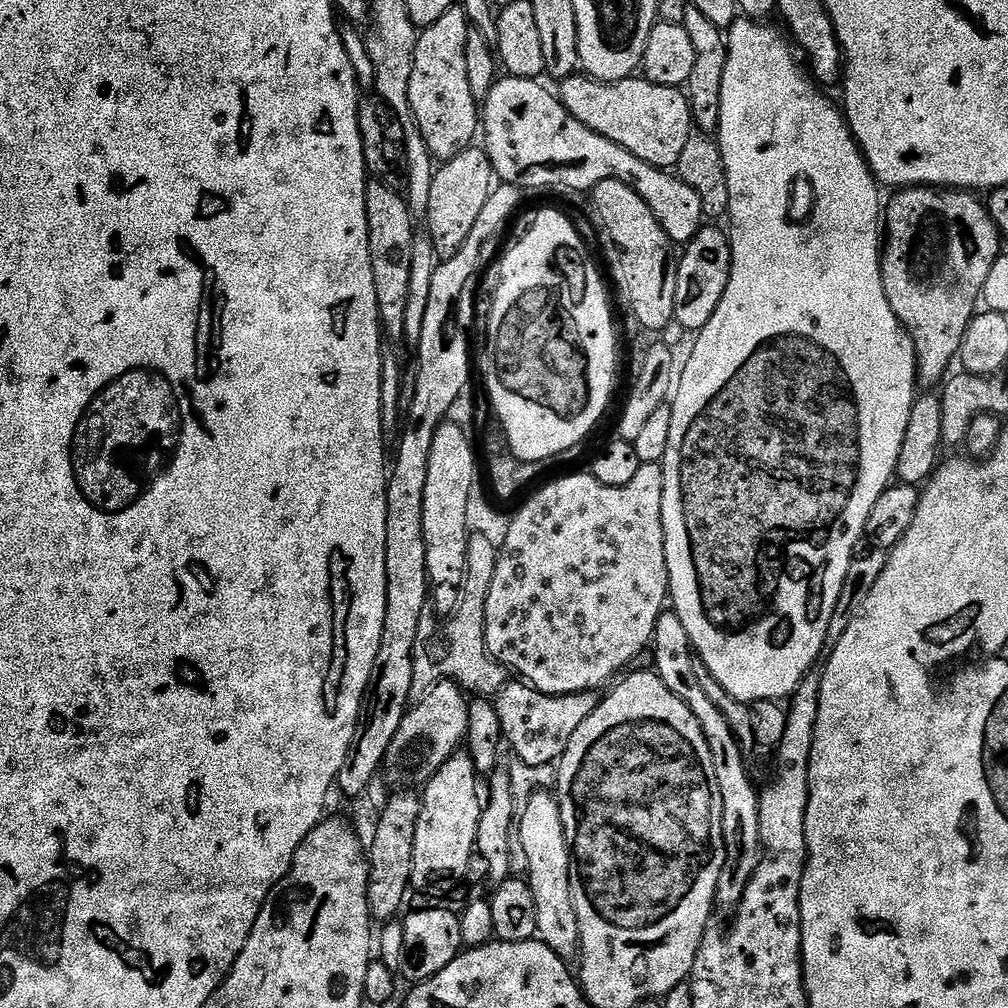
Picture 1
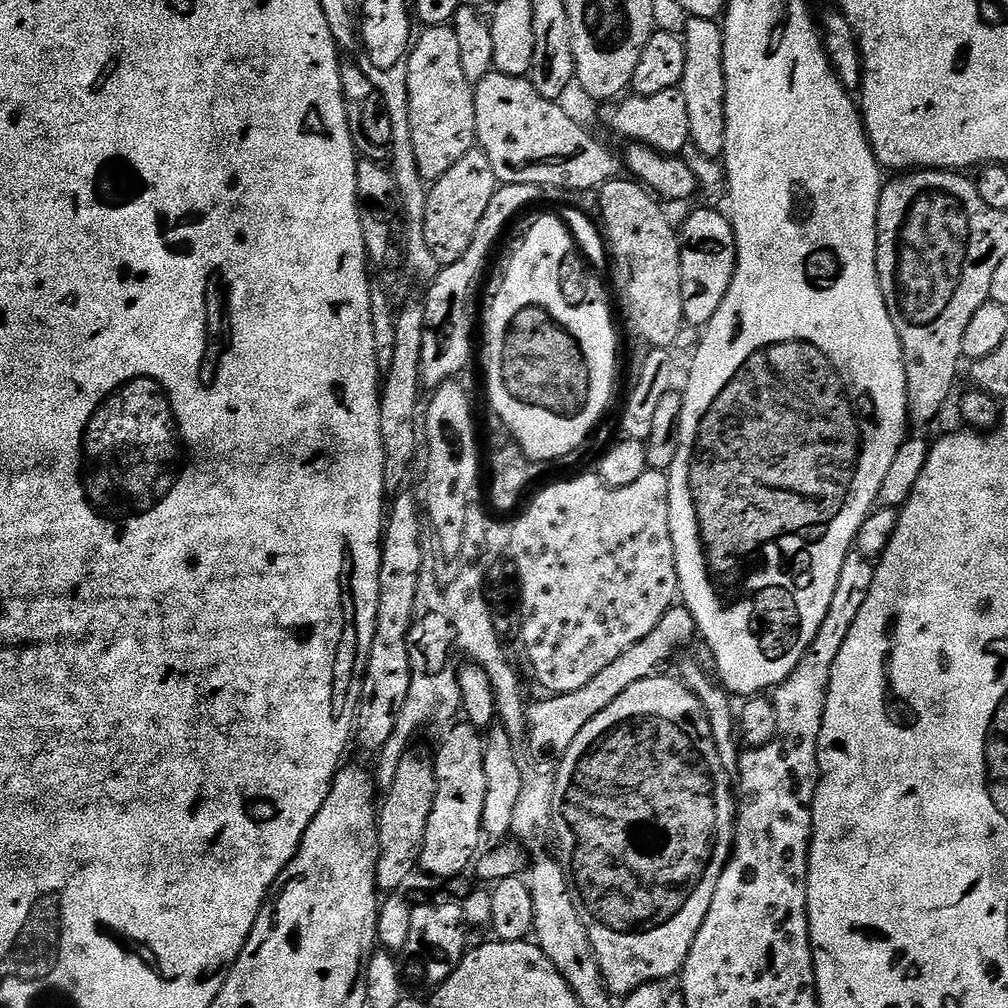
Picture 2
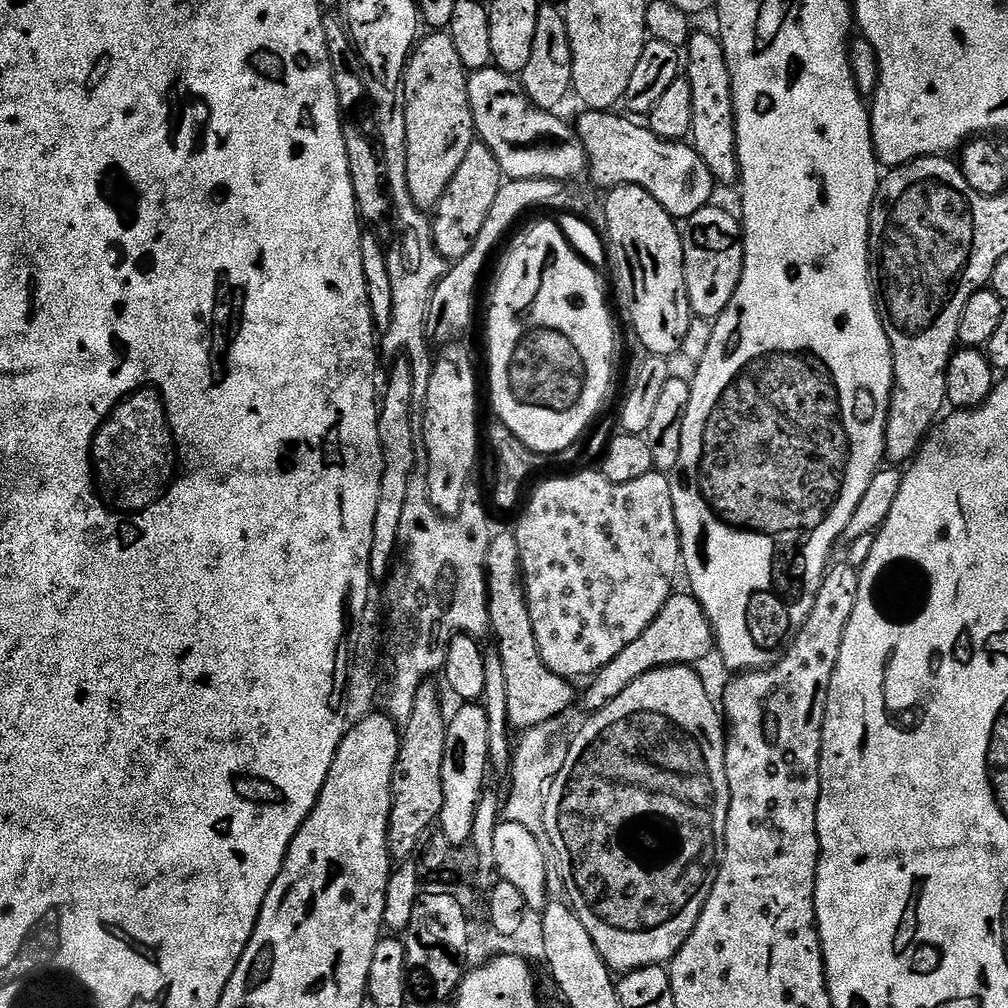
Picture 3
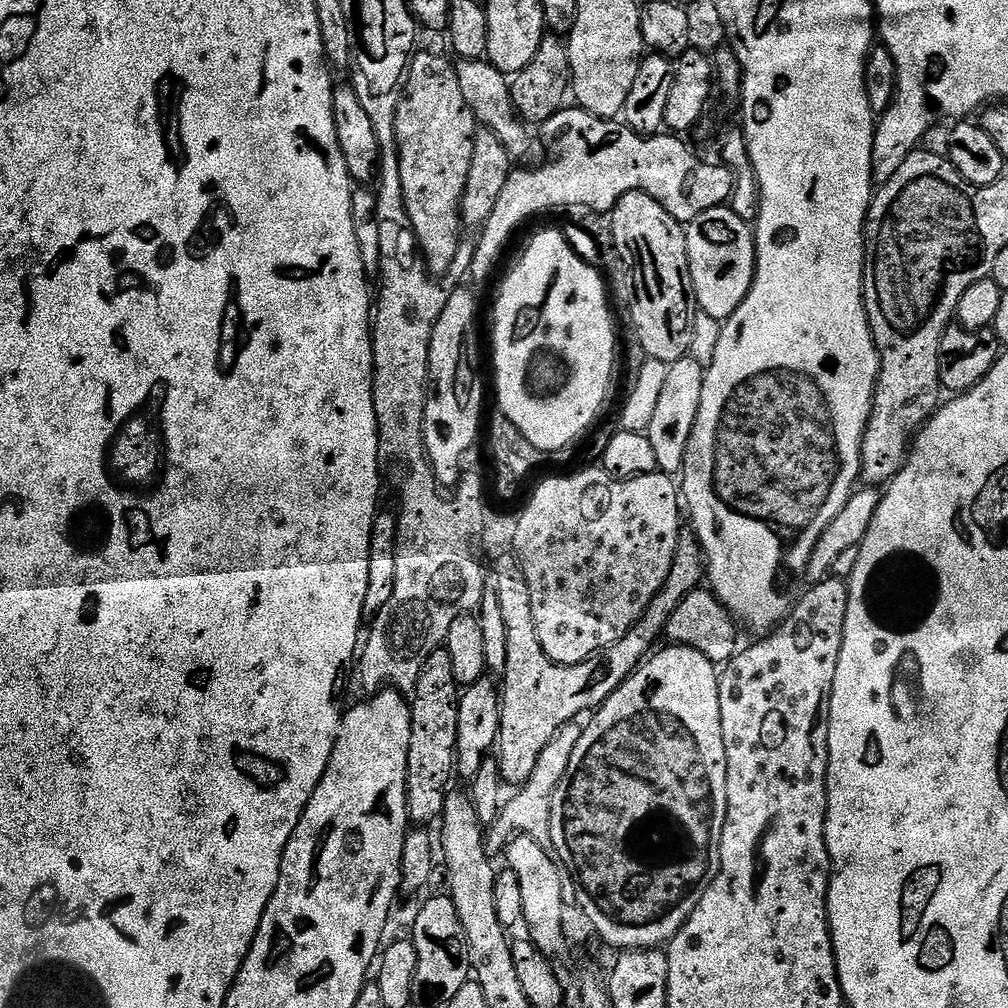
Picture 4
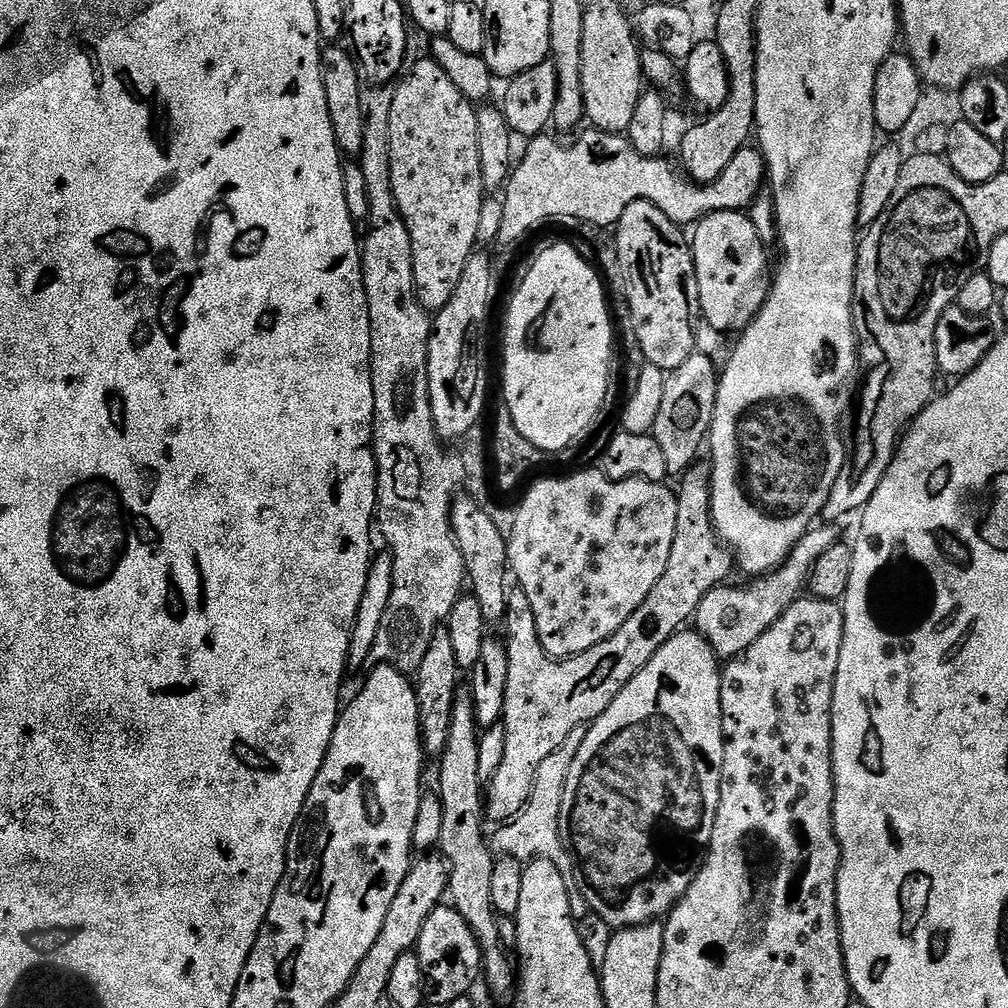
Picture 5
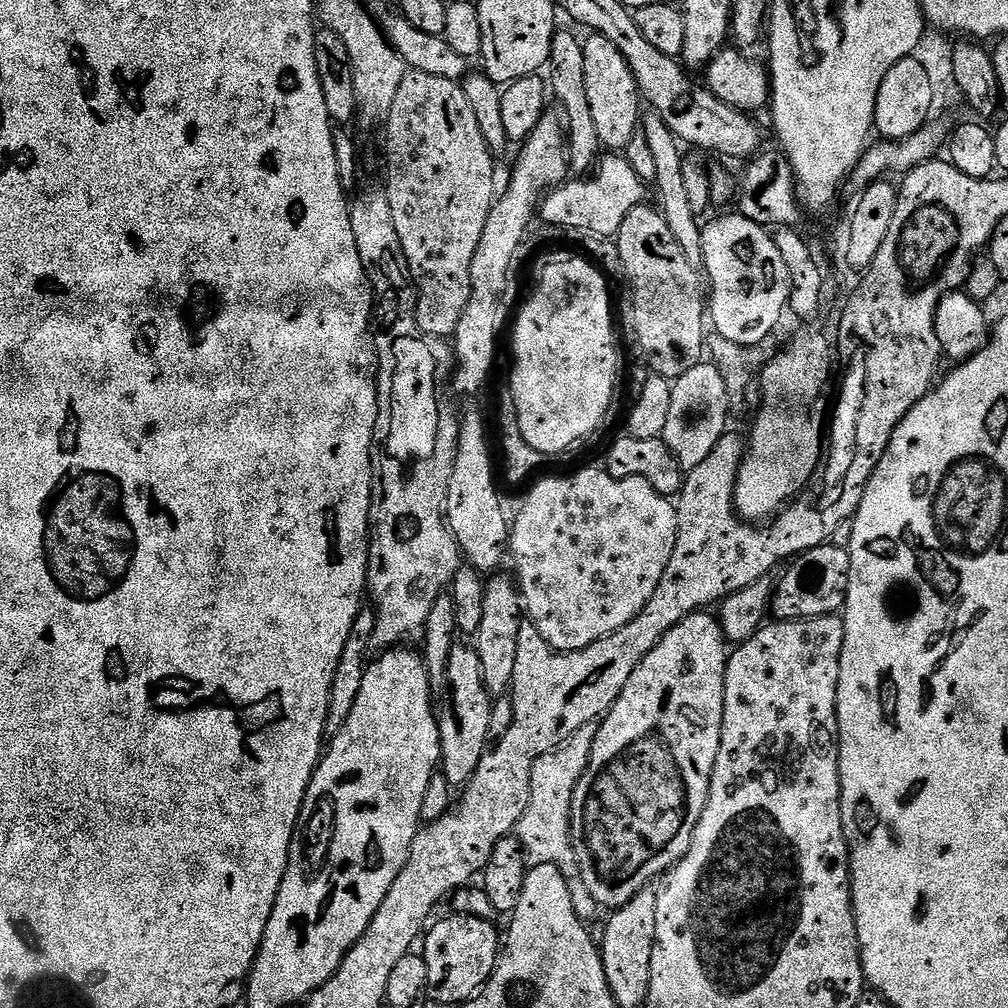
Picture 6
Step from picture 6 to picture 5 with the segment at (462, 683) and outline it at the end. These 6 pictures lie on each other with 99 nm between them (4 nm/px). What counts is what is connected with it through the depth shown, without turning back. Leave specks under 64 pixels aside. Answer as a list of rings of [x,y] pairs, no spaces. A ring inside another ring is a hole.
[[[457,691],[454,714],[450,718],[450,738],[446,738],[446,746],[438,758],[438,795],[442,804],[442,832],[438,848],[448,866],[447,895],[451,907],[456,908],[462,918],[466,918],[480,947],[482,984],[488,987],[494,999],[507,1001],[515,993],[518,976],[509,949],[500,944],[495,921],[497,913],[493,912],[490,902],[490,874],[494,874],[494,853],[486,839],[486,832],[484,836],[486,792],[482,780],[480,784],[480,735],[482,732],[476,722],[471,691]]]

